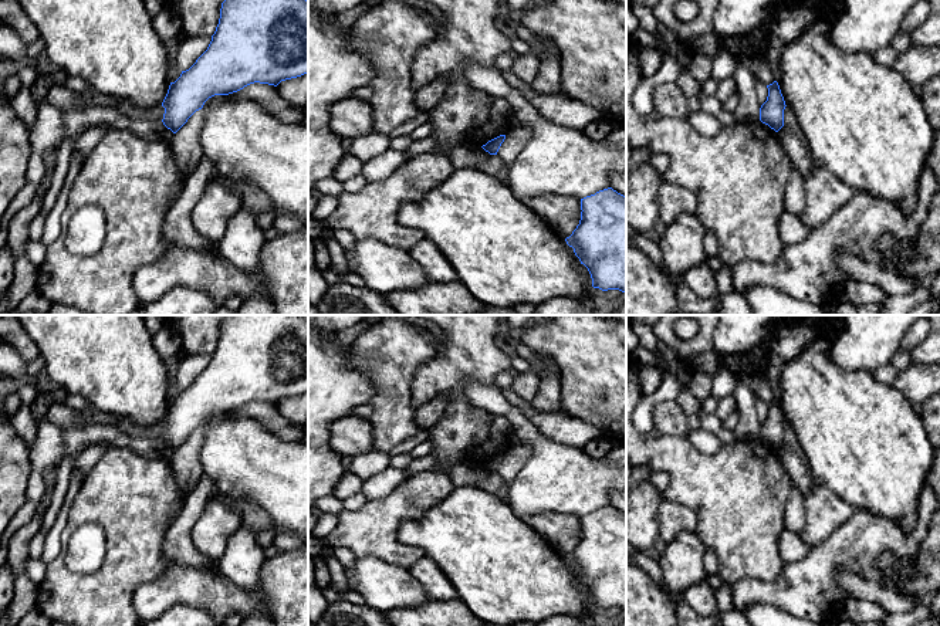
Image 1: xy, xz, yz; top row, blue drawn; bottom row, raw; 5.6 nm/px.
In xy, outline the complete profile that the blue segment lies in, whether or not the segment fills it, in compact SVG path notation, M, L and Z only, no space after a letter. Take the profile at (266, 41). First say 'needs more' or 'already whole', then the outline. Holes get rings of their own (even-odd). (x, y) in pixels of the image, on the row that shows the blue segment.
already whole; M224 0L207 50L180 77L170 82L162 102L163 125L176 133L204 102L260 82L277 87L281 81L308 72L307 0Z

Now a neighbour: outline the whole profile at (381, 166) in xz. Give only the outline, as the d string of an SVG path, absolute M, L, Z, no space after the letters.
M386 149L381 155L364 163L362 176L366 182L378 182L386 179L406 159L402 150Z

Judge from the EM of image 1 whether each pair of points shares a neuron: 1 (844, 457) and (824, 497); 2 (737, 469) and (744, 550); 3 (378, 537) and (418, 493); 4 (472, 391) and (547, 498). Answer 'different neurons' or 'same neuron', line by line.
1: different neurons
2: same neuron
3: same neuron
4: same neuron

